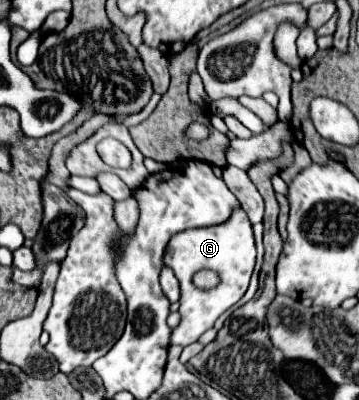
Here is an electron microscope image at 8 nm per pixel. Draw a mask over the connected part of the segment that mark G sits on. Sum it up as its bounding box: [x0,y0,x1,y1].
[165,209,255,347]

